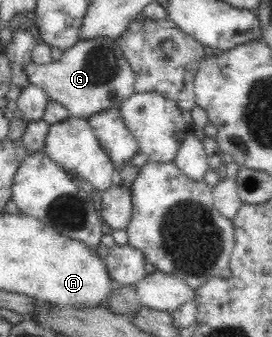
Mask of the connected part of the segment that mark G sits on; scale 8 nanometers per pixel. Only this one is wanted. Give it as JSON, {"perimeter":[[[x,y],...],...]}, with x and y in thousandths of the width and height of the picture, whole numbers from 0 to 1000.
{"perimeter":[[[349,107],[294,116],[265,142],[232,154],[210,184],[92,190],[92,223],[110,252],[169,270],[184,294],[235,312],[257,341],[320,350],[404,318],[438,318],[489,273],[496,214],[485,208],[434,116]]]}

